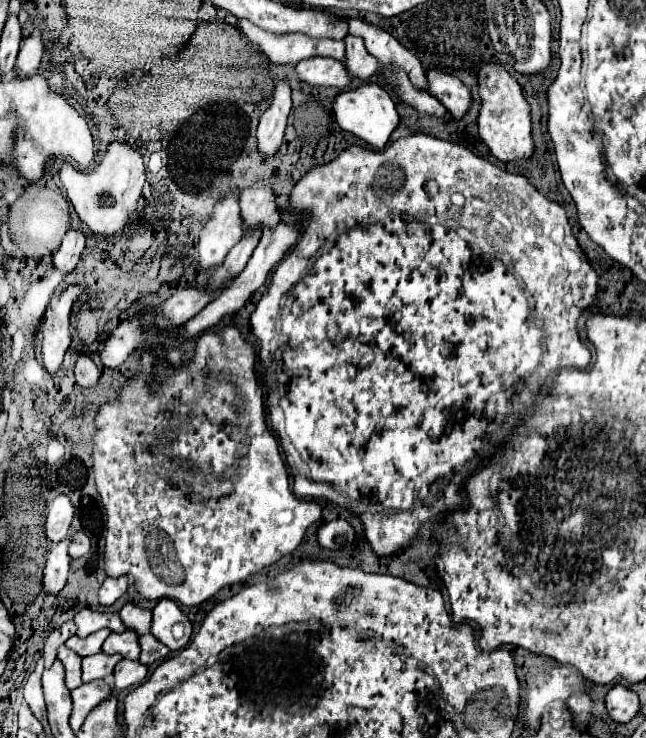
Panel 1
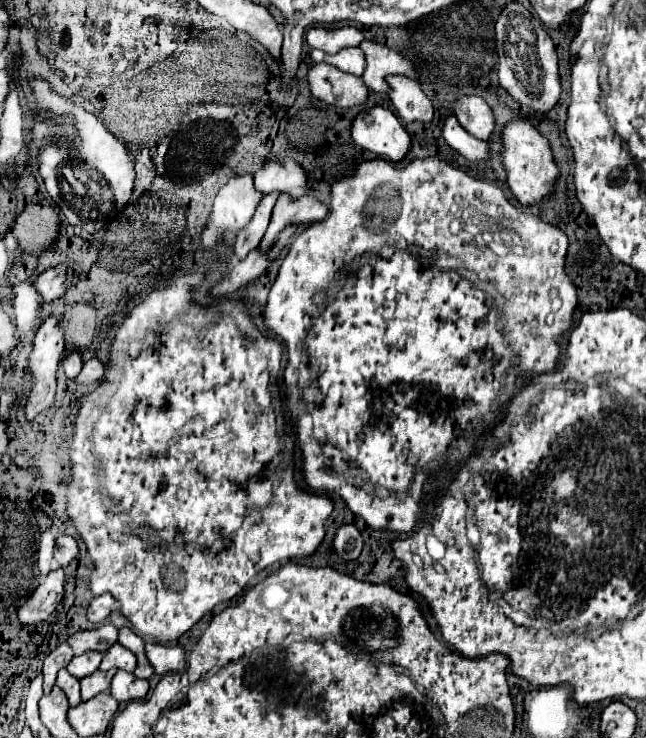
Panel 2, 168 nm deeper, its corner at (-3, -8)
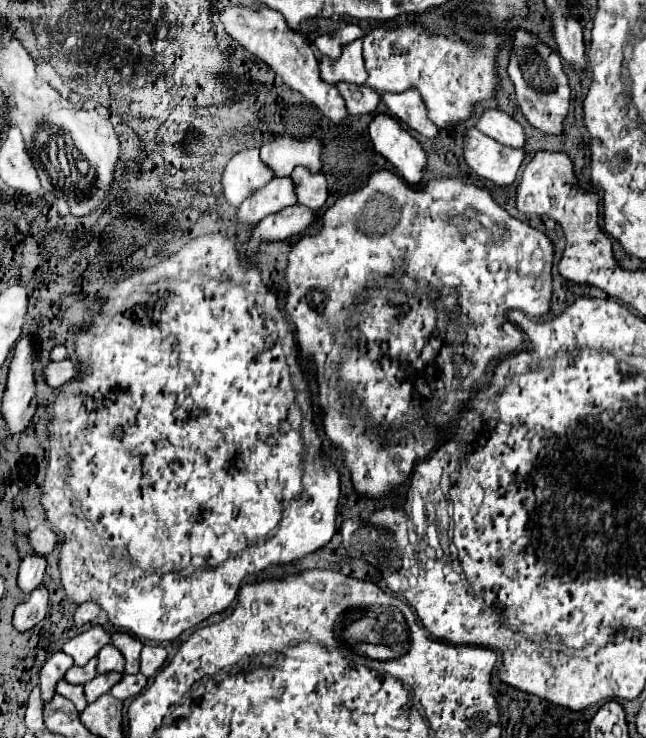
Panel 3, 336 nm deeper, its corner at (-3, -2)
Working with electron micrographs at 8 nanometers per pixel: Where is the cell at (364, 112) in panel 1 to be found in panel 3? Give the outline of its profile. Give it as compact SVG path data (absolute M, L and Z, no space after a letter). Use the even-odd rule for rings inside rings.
M375 115L369 125L369 135L375 151L383 155L409 185L419 185L423 181L427 153L419 141L401 129L393 117Z

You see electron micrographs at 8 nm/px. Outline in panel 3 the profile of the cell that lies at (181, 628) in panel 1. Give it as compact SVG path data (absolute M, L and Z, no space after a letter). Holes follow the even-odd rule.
M145 645L141 651L141 673L153 677L167 659L167 651L159 645Z

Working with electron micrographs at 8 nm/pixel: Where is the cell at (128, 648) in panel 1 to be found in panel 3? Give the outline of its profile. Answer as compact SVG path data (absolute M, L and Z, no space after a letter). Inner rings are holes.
M109 643L107 647L103 647L97 655L99 663L97 663L97 673L109 673L109 671L119 671L123 673L123 655Z

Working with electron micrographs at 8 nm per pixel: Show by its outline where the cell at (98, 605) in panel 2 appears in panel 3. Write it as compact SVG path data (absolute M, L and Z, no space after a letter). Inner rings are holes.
M83 603L83 605L79 605L79 607L75 609L73 621L75 621L75 625L77 625L77 627L87 625L87 623L93 623L93 621L97 619L99 611L101 611L101 609L99 609L99 605L95 605L95 603Z

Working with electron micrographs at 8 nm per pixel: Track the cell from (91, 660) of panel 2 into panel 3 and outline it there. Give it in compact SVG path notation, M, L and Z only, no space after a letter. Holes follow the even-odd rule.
M93 657L87 665L83 665L83 667L71 667L69 671L67 671L67 675L65 675L65 679L67 679L67 683L75 683L75 685L85 685L87 681L91 681L95 675L97 675L97 671L95 671L95 665L97 665L97 659Z

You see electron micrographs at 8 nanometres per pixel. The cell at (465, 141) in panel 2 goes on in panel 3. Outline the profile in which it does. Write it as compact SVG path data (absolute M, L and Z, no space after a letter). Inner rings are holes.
M471 129L463 141L465 161L479 179L487 179L497 187L511 187L517 177L517 169L525 159L523 149L511 149L499 145L495 139Z

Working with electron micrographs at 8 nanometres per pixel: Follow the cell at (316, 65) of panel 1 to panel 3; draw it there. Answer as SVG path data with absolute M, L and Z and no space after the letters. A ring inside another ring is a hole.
M337 83L335 87L343 95L343 99L347 103L349 115L369 115L369 113L375 113L375 109L377 109L377 105L381 101L381 95L377 91L373 91L371 87L367 87L367 85L355 87L351 83Z

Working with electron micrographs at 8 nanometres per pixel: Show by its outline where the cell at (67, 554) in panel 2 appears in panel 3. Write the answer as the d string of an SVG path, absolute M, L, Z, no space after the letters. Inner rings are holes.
M37 525L33 531L29 531L27 537L29 537L29 545L33 547L33 551L41 555L51 553L57 545L57 535L47 525Z

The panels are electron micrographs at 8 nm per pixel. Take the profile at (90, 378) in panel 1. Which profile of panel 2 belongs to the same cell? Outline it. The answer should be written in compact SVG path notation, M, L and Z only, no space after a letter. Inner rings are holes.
M69 353L65 359L63 359L63 369L65 369L65 375L69 379L75 379L79 375L79 369L83 369L83 359L79 353Z

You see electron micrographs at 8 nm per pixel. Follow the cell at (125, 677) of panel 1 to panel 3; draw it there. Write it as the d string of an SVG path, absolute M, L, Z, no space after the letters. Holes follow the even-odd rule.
M137 673L137 675L123 675L123 679L111 689L111 695L119 701L125 701L125 699L131 699L135 695L139 695L147 685L147 677L143 673Z

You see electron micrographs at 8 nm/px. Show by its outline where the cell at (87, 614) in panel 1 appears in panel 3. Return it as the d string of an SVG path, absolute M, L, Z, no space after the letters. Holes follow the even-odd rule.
M95 625L89 631L85 631L85 633L73 637L71 641L67 641L63 645L63 651L73 657L75 665L81 667L89 659L93 659L101 651L101 647L105 647L107 643L111 643L109 633L101 625Z

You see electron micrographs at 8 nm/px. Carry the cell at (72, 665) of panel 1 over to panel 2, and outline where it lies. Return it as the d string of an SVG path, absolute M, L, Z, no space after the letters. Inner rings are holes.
M67 669L59 671L57 677L57 685L63 689L63 693L69 699L69 705L79 705L81 703L81 693L79 693L79 679L71 677L71 673L67 673Z

